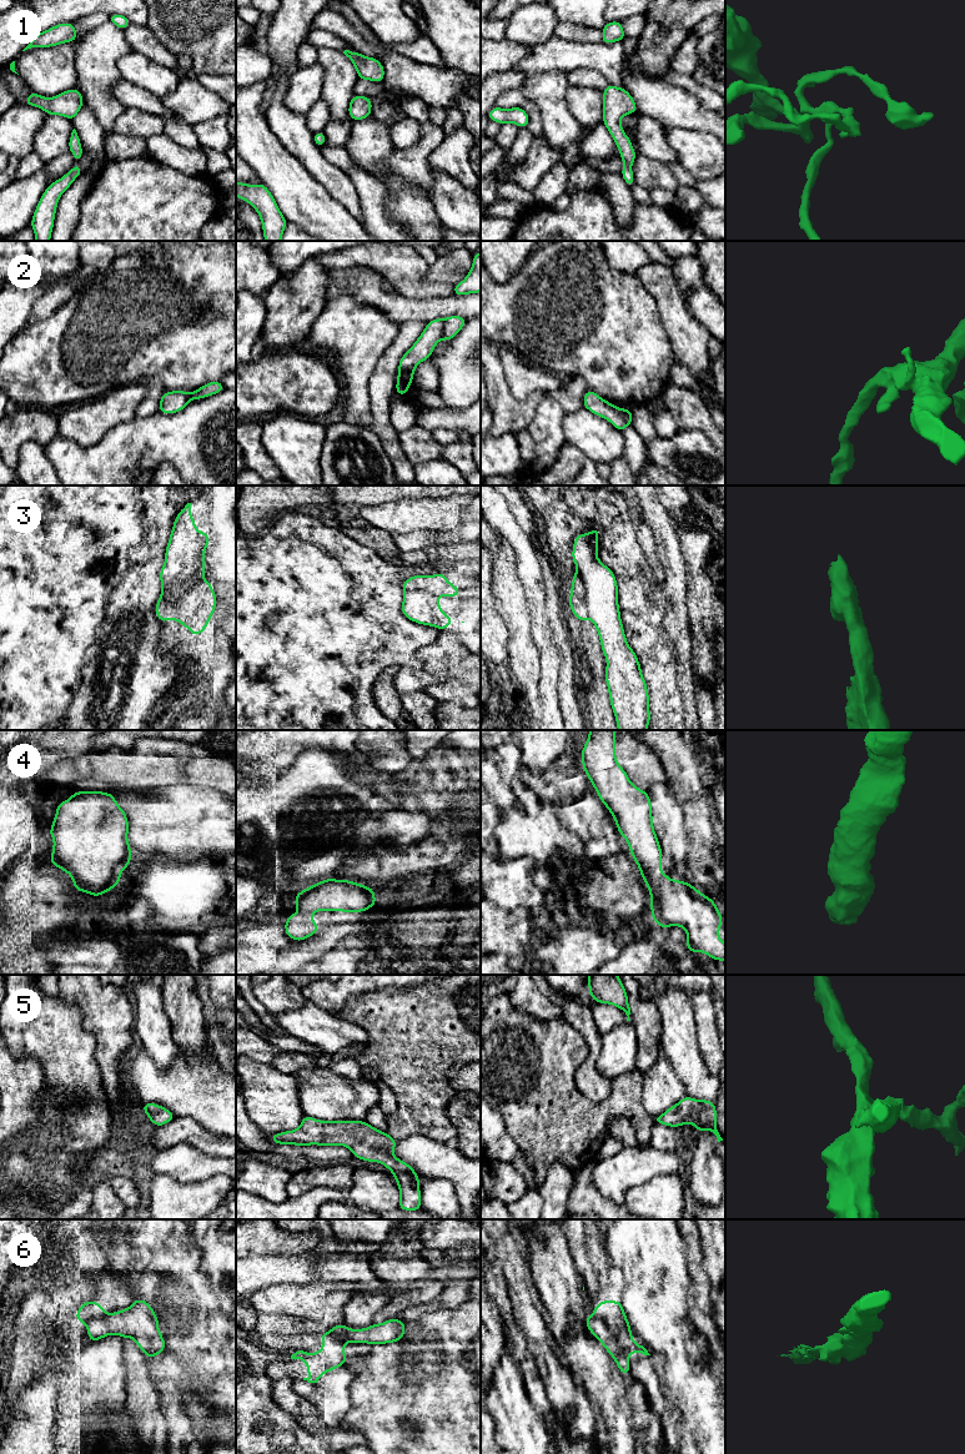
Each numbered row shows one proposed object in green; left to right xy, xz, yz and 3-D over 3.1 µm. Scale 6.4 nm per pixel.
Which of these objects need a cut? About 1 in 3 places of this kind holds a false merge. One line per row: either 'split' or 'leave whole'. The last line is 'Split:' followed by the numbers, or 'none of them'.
1: leave whole
2: leave whole
3: leave whole
4: leave whole
5: leave whole
6: split
Split: 6

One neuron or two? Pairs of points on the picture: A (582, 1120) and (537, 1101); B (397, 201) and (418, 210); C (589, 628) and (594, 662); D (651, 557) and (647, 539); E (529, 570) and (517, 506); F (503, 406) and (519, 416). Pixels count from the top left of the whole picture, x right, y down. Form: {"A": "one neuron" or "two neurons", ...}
{"A": "one neuron", "B": "one neuron", "C": "one neuron", "D": "one neuron", "E": "two neurons", "F": "one neuron"}

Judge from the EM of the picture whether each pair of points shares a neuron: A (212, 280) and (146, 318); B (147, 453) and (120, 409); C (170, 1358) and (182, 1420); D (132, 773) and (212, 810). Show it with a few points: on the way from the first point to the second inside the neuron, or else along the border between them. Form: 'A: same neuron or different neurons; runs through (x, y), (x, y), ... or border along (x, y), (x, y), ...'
A: same neuron; runs through (196, 280), (181, 283), (162, 302)
B: different neurons; border along (135, 416), (116, 423), (102, 438)
C: same neuron; runs through (170, 1373), (172, 1405)
D: different neurons; border along (192, 784), (174, 784), (139, 791)

